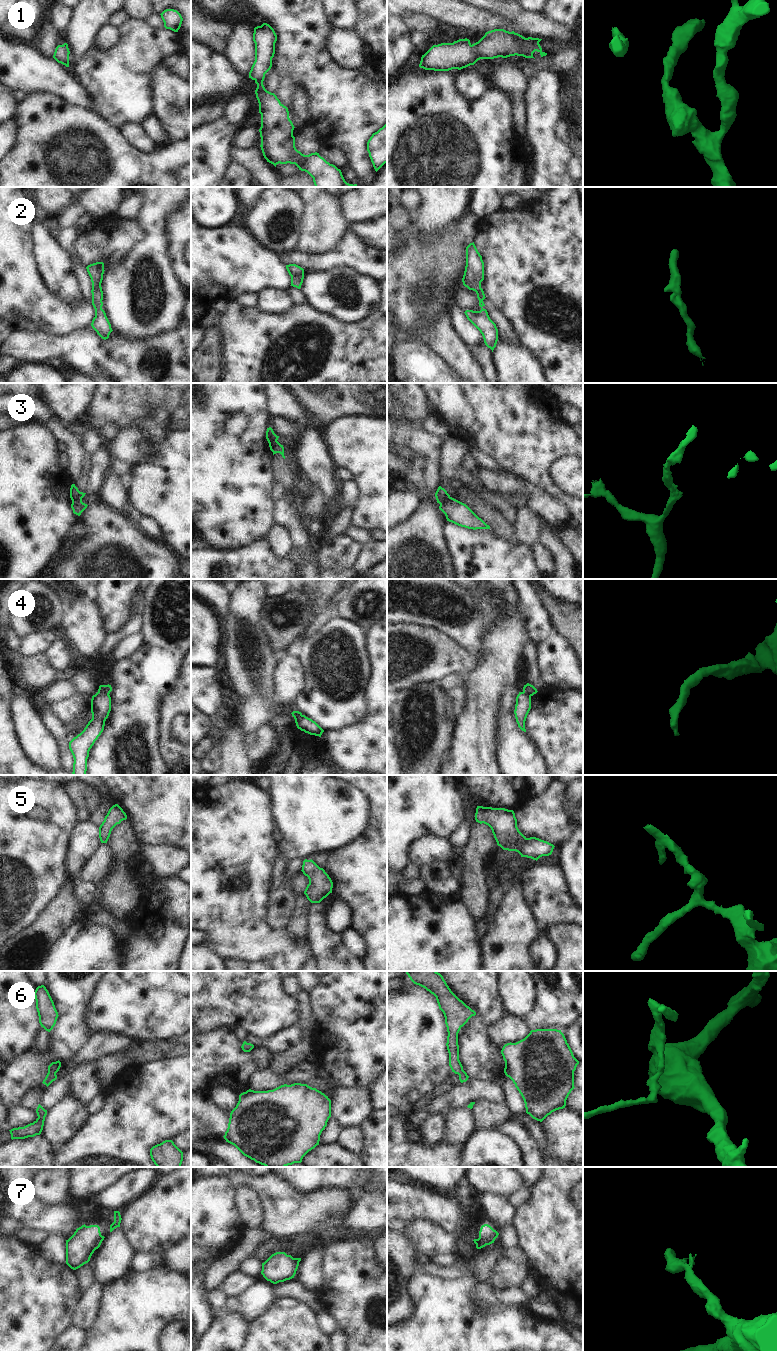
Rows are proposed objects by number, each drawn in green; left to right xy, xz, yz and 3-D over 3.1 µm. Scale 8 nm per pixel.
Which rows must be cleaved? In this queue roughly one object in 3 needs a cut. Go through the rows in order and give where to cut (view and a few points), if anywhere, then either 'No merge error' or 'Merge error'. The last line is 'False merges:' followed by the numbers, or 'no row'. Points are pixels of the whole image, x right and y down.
1: No split. No merge error
2: No split. No merge error
3: Split along yz (450, 497), (440, 504). Merge error
4: Split along xy (98, 691), (108, 694). Merge error
5: No split. No merge error
6: No split. No merge error
7: No split. No merge error
False merges: 3, 4.

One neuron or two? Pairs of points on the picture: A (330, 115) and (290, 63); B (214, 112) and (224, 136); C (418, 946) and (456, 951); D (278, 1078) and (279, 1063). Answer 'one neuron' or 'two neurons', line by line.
A: one neuron
B: two neurons
C: one neuron
D: two neurons

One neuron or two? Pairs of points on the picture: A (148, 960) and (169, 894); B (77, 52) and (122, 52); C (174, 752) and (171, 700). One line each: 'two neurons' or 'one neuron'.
A: one neuron
B: two neurons
C: one neuron

